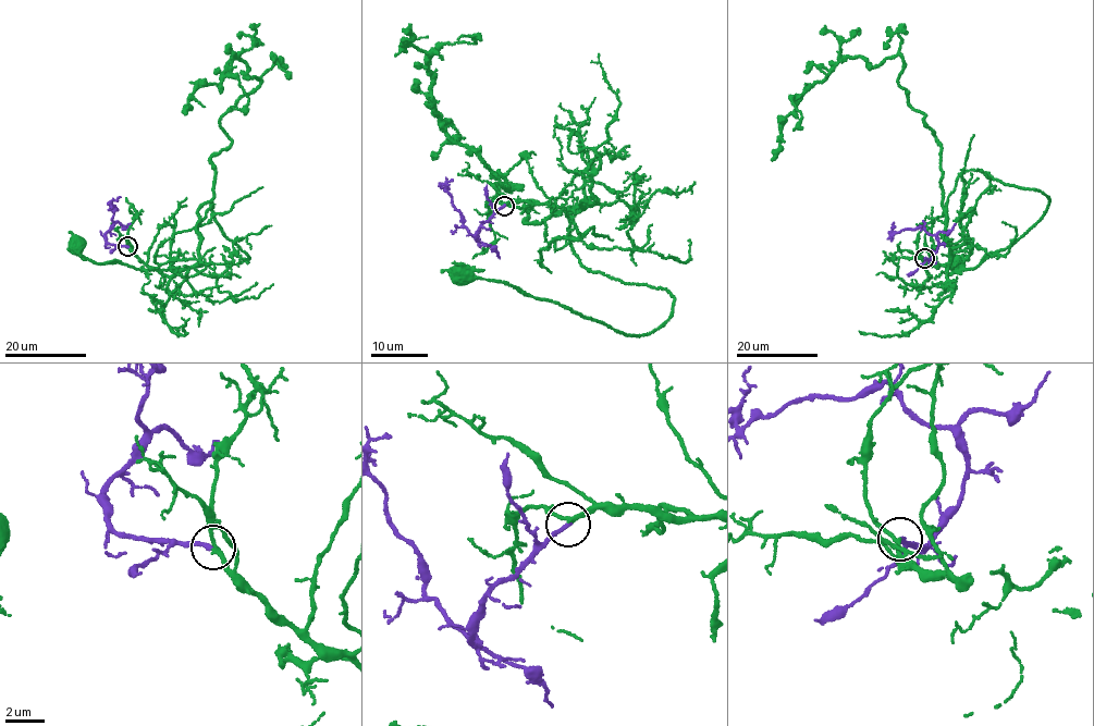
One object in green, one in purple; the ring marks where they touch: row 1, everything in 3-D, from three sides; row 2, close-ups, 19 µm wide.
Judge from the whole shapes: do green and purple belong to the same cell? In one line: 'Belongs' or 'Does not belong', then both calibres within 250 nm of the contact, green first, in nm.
Belongs. Thickness 200 nm (green) against 220 nm

